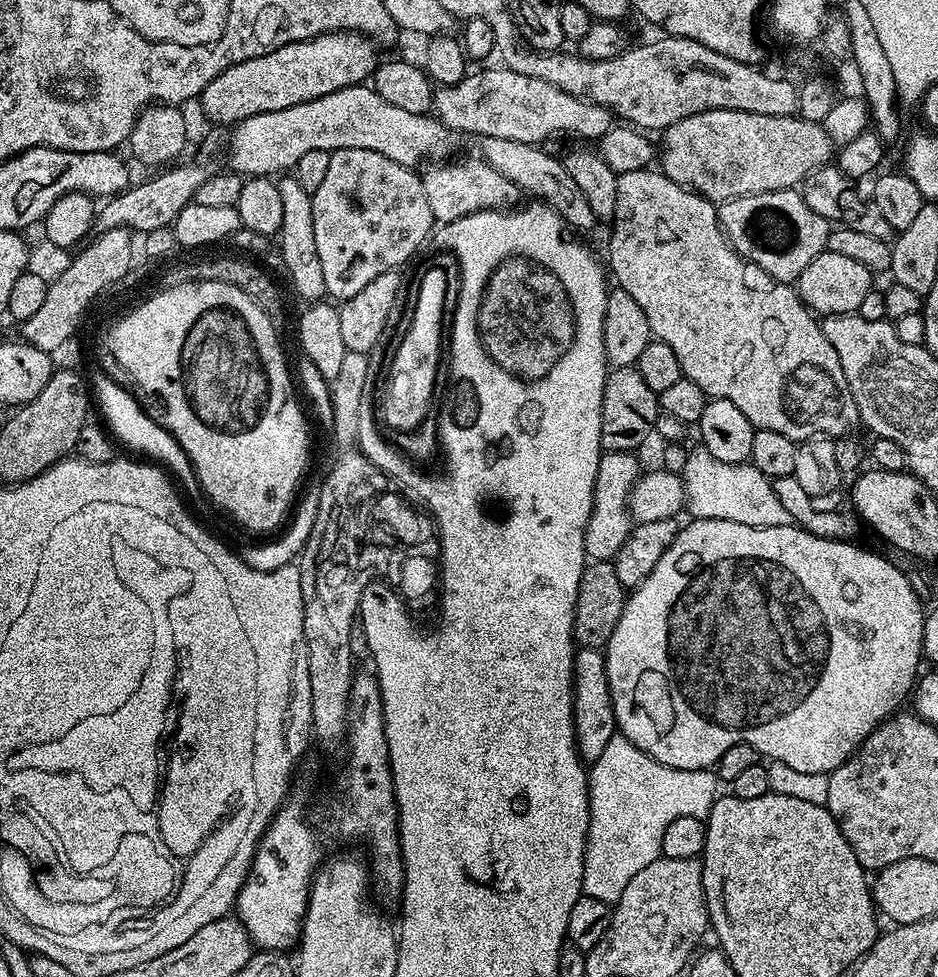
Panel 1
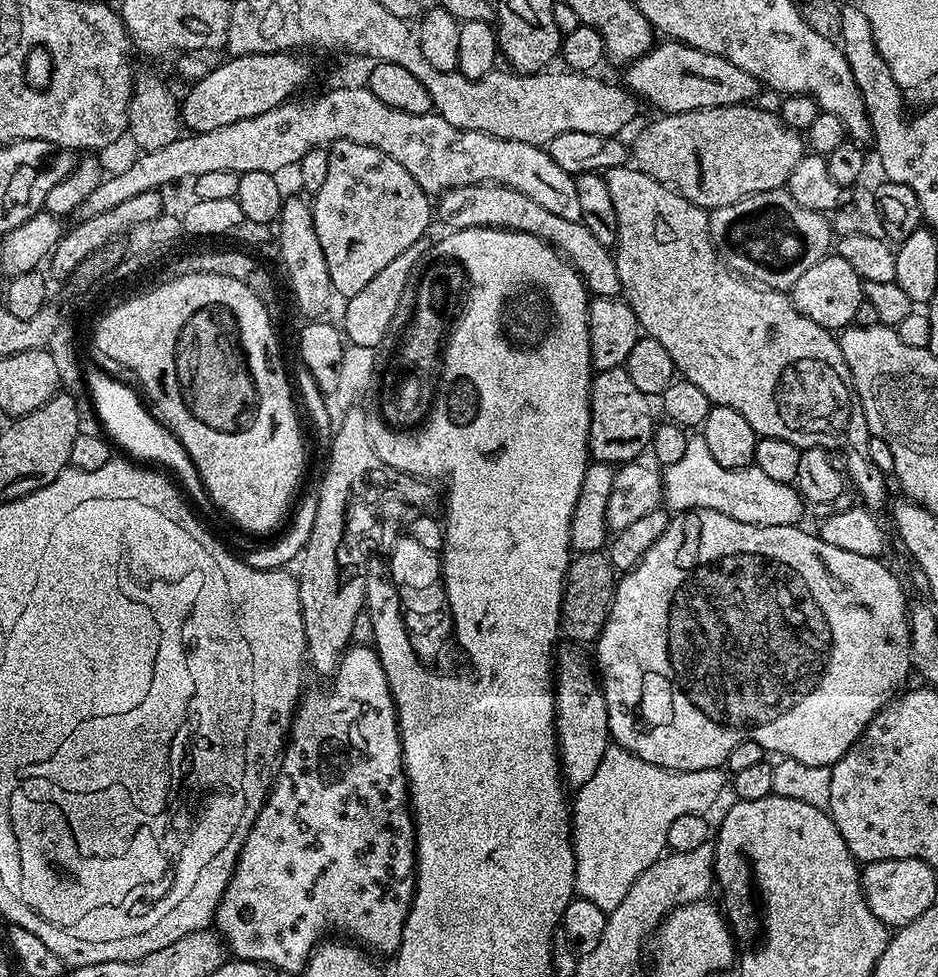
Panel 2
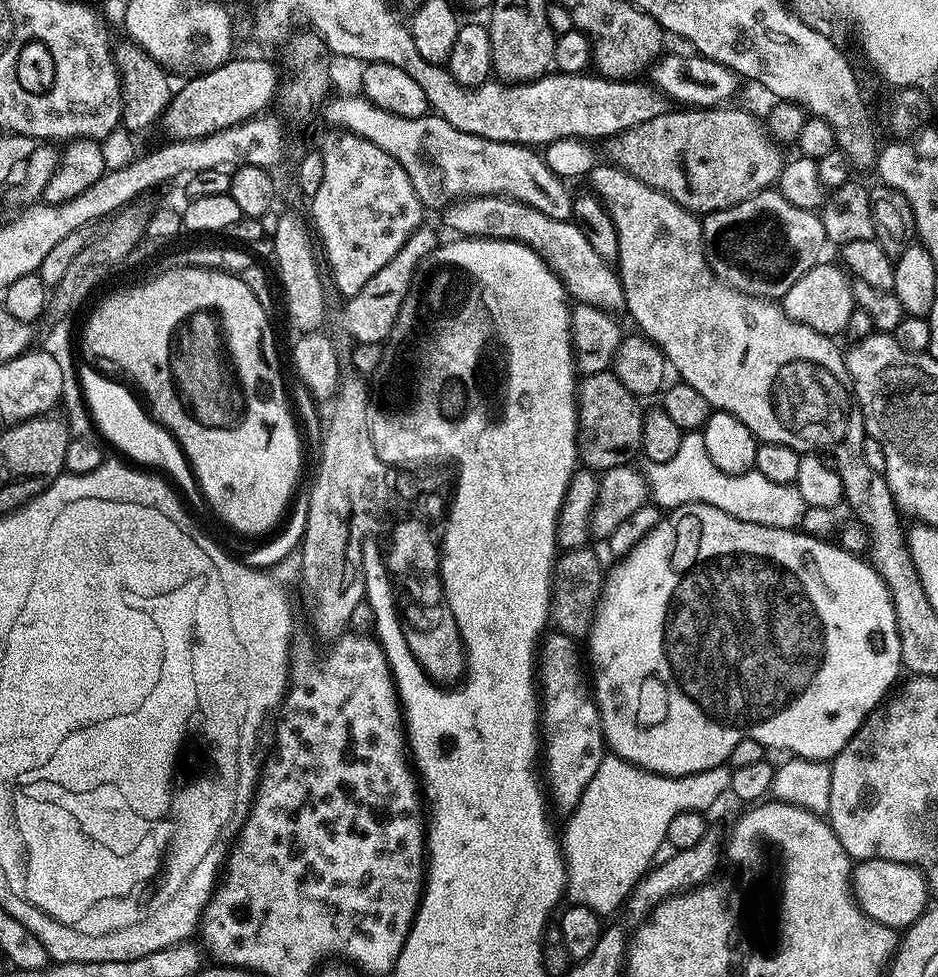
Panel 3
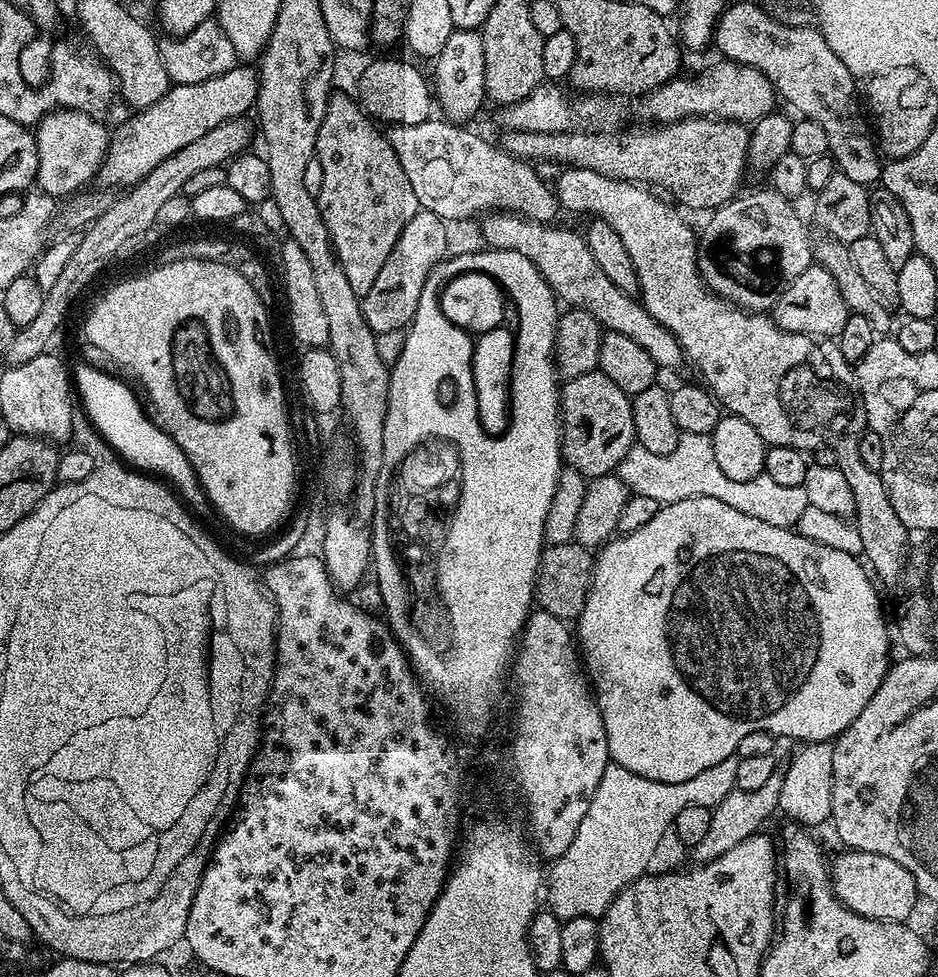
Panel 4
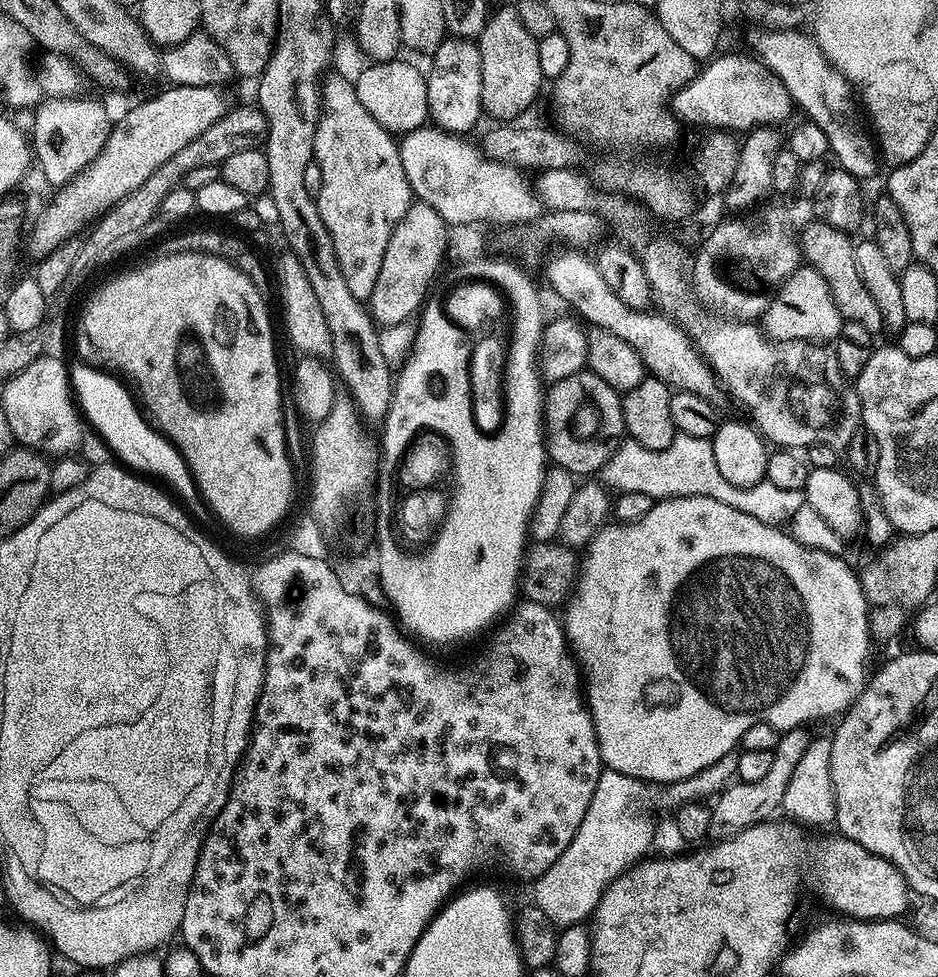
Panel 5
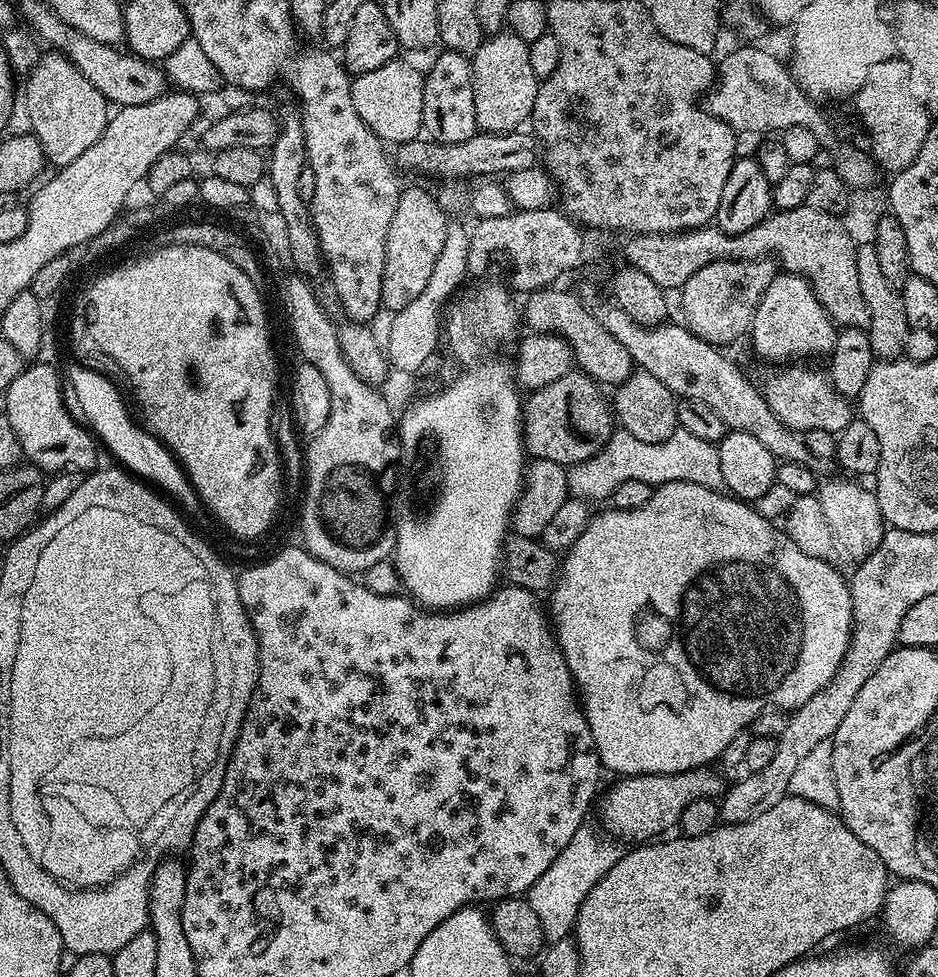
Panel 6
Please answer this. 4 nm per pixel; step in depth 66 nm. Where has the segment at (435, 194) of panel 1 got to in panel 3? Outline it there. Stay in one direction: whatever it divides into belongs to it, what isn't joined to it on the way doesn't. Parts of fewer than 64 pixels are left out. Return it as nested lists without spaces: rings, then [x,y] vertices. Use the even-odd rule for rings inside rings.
[[[473,196],[457,200],[443,209],[444,224],[460,238],[483,238],[485,240],[517,240],[539,252],[540,257],[564,283],[573,301],[602,308],[609,314],[619,313],[625,307],[624,291],[620,285],[617,269],[603,260],[586,242],[586,234],[571,219],[559,221],[534,210],[528,204],[519,204],[506,196]]]

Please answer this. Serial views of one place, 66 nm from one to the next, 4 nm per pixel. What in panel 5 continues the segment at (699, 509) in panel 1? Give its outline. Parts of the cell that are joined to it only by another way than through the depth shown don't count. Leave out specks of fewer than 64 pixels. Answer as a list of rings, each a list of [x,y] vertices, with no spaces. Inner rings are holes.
[[[679,434],[669,448],[662,450],[646,450],[646,446],[638,441],[625,439],[616,453],[604,463],[598,476],[605,488],[617,493],[641,492],[650,494],[653,501],[667,500],[669,496],[709,496],[718,502],[726,502],[726,506],[734,506],[734,510],[742,510],[742,514],[758,518],[758,522],[777,526],[787,525],[798,508],[806,503],[803,492],[782,490],[767,478],[753,488],[730,486],[730,482],[726,482],[718,471],[718,462],[714,462],[711,440]]]

